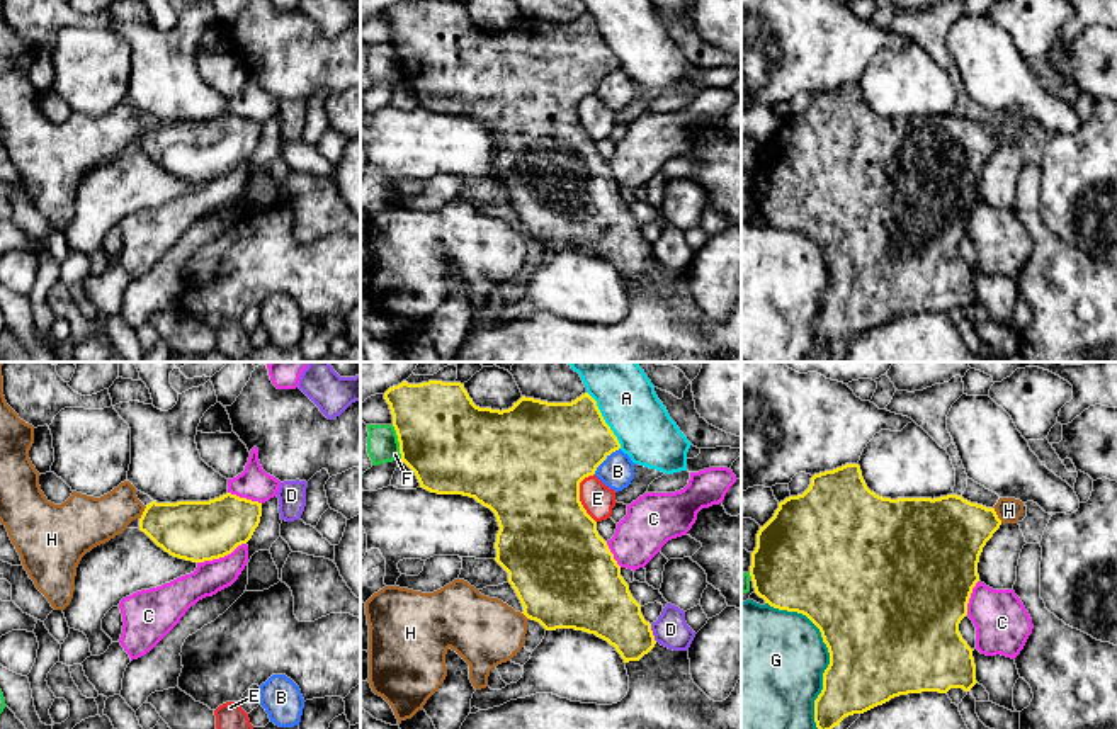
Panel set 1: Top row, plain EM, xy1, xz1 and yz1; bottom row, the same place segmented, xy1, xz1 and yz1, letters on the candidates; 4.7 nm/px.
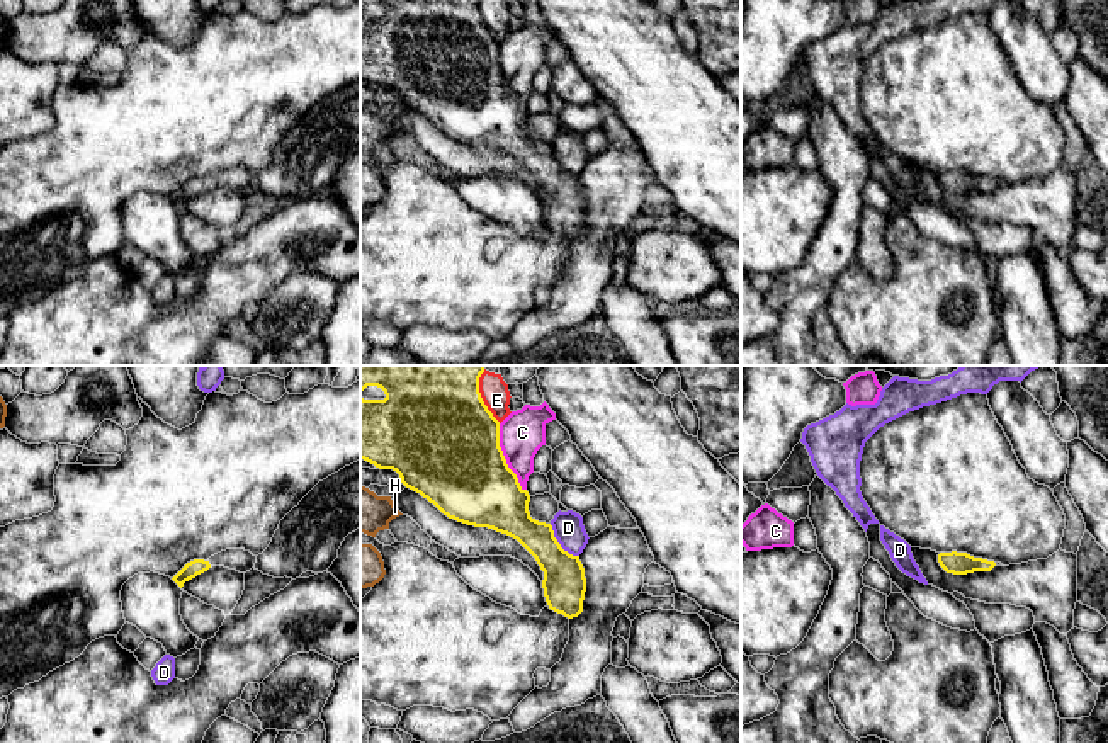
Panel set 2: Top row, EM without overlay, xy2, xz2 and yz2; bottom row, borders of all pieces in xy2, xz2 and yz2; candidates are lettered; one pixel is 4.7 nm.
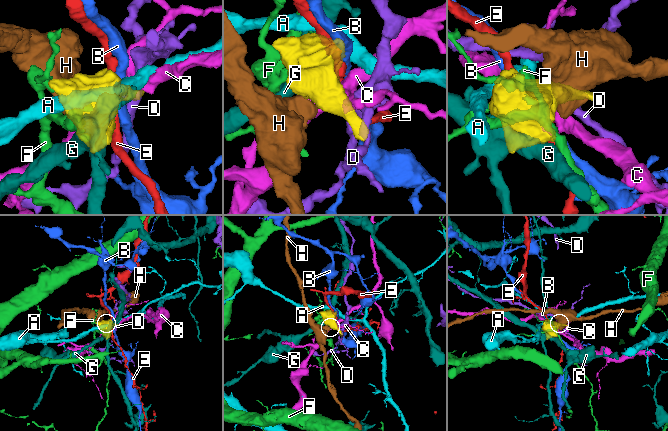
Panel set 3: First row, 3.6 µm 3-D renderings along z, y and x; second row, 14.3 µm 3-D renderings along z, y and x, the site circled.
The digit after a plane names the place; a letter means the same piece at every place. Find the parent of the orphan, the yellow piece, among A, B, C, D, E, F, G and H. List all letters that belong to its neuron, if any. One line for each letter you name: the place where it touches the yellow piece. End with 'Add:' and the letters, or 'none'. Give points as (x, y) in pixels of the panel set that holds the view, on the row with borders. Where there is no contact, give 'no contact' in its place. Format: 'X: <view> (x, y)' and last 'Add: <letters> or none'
Add: none

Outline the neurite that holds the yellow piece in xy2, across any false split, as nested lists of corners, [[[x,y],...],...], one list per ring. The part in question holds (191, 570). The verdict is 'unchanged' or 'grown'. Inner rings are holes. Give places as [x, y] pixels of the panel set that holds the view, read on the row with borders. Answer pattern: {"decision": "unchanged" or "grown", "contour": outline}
{"decision": "grown", "contour": [[[226,549],[207,561],[194,559],[187,563],[172,580],[182,588],[185,581],[195,578],[197,575],[207,571],[211,566],[224,566],[229,570],[236,570],[240,573],[246,573],[255,568],[257,556],[245,549]]]}

